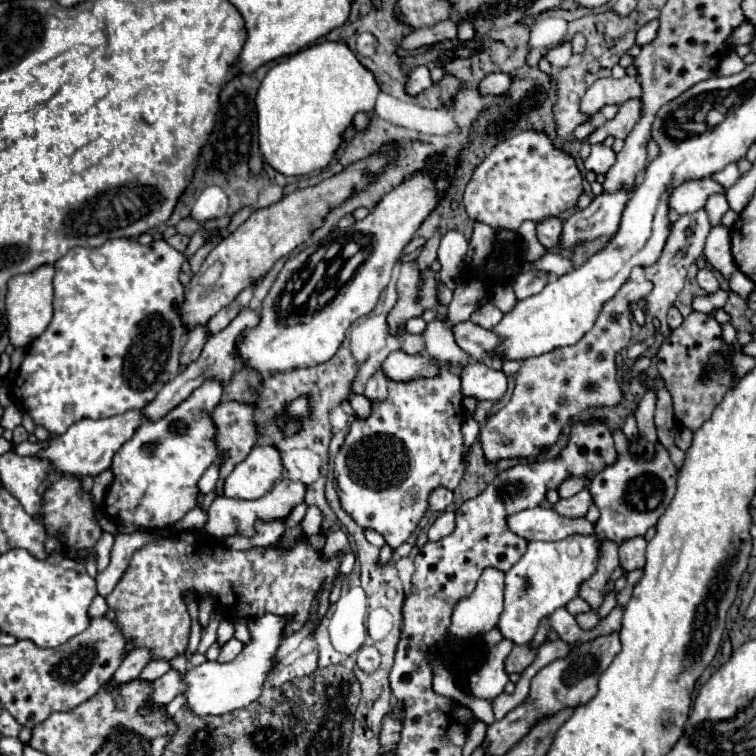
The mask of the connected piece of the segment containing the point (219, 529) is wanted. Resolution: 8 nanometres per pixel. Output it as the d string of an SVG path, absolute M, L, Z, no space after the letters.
M283 478L279 482L275 482L275 486L259 500L235 500L235 498L227 498L227 496L219 496L211 502L211 508L209 508L209 520L203 528L203 532L211 538L227 538L227 536L233 536L233 534L239 534L239 536L255 536L255 520L263 520L263 522L283 522L291 510L303 502L303 496L305 496L305 484L301 482L293 482L289 478Z

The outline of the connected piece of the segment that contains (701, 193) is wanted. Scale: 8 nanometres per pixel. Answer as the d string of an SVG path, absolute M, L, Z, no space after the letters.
M713 178L689 180L671 192L671 210L675 214L691 214L701 210L711 194L725 194L725 188Z

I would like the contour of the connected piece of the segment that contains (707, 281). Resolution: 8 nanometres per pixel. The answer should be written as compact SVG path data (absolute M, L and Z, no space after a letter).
M701 268L701 270L699 270L697 282L699 282L699 286L701 286L705 292L715 292L715 290L719 288L719 282L717 282L713 270L709 270L709 268Z

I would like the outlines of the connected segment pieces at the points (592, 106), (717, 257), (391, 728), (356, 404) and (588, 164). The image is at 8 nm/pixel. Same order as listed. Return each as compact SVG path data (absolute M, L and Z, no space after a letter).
M637 76L617 78L601 78L597 80L581 100L581 110L587 114L595 114L605 104L623 104L629 98L641 98L643 88Z
M727 226L711 228L705 242L705 256L707 256L707 262L711 262L711 266L723 276L731 276L737 270L731 254L731 238L729 238Z
M387 714L381 728L381 746L385 750L391 750L399 742L399 732L401 732L401 722L395 720L391 714Z
M353 394L353 396L349 396L349 402L351 402L351 406L353 406L353 410L355 410L355 414L357 414L359 418L367 418L367 416L369 416L369 412L371 412L371 402L369 402L363 394Z
M593 144L591 154L585 160L585 168L593 170L595 174L605 174L615 164L615 152L613 148L605 144Z

